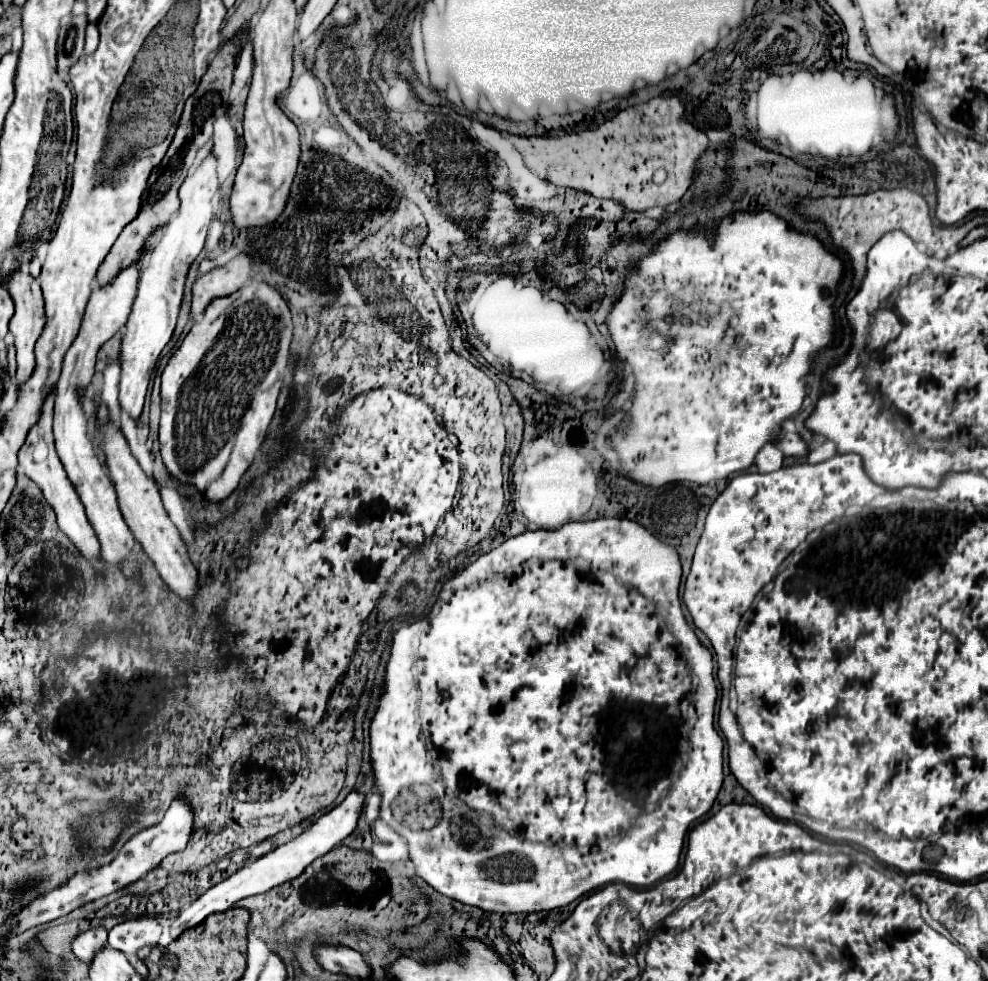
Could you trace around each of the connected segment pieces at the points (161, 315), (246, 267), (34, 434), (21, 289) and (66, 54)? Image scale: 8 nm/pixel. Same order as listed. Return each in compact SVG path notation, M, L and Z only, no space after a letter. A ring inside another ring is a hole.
M211 152L201 166L183 182L179 188L179 212L171 218L171 222L163 228L159 242L155 244L149 260L141 272L137 298L133 304L133 312L127 320L127 334L121 346L121 384L119 384L119 404L133 418L139 418L143 410L143 400L149 388L149 380L161 350L171 340L175 330L179 304L183 298L183 284L191 262L203 250L203 242L207 236L207 228L211 222L211 198L219 188L217 182L217 158Z
M239 254L223 266L199 276L193 284L193 312L205 312L213 298L229 296L237 292L247 280L251 272L249 256Z
M51 390L51 394L45 398L43 402L43 408L41 408L41 416L39 416L39 422L27 432L27 438L19 450L19 466L21 466L21 472L27 474L33 482L37 482L47 498L47 502L53 506L55 514L57 514L57 522L59 522L59 528L71 538L71 542L81 550L81 554L91 560L95 564L97 570L101 570L101 562L99 562L99 554L101 554L101 548L99 548L99 540L93 532L93 526L89 524L87 516L85 516L85 508L77 496L77 492L73 490L61 462L59 462L59 456L55 452L55 442L53 442L53 430L51 430L51 422L53 422L53 398L55 398L55 390Z
M19 272L19 274L11 274L11 280L5 282L13 302L15 302L15 316L11 318L9 324L9 332L15 336L15 346L17 346L17 386L23 386L23 382L27 382L27 378L31 378L33 370L35 370L35 342L39 340L39 334L43 332L45 326L45 302L43 302L43 294L41 294L41 286L37 280L33 280L27 272Z
M87 14L69 16L59 30L59 42L57 42L57 62L59 72L67 70L71 64L77 62L77 58L83 54L85 46L85 28L89 20Z

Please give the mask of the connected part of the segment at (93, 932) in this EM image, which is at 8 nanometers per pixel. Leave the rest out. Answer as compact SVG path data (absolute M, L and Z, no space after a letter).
M95 926L91 930L85 930L85 932L77 934L71 942L71 950L81 962L89 964L91 958L95 956L95 952L105 944L107 944L107 928L105 926Z

